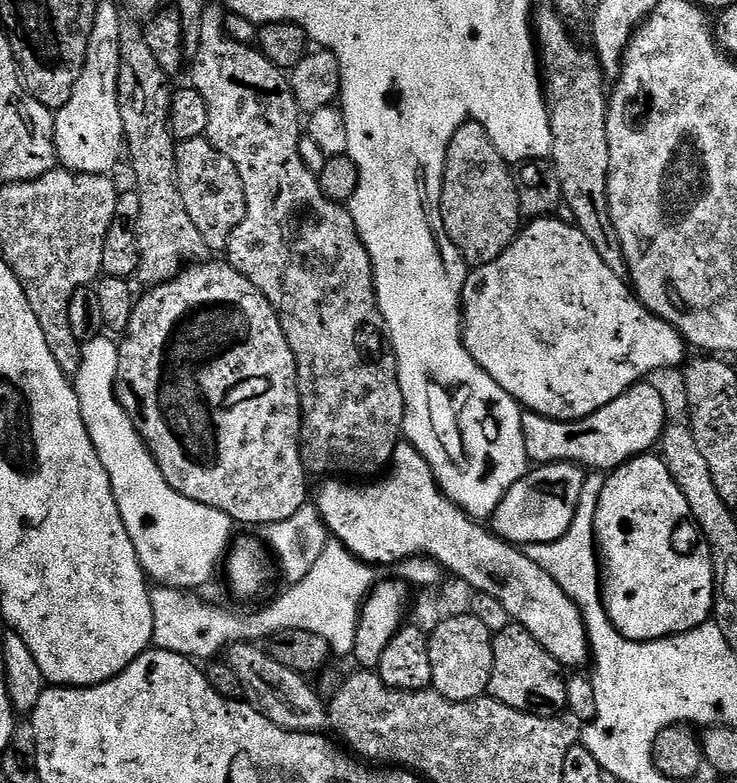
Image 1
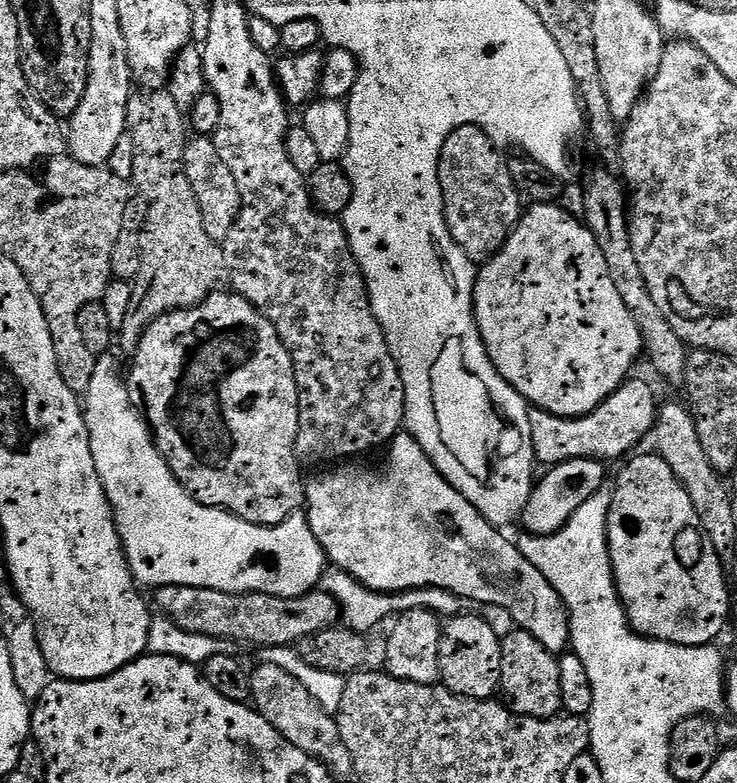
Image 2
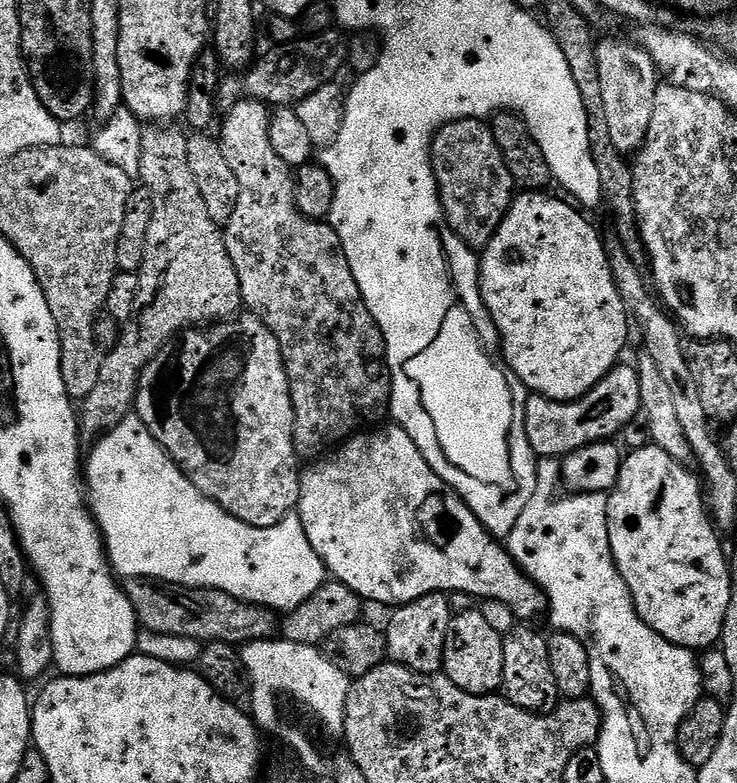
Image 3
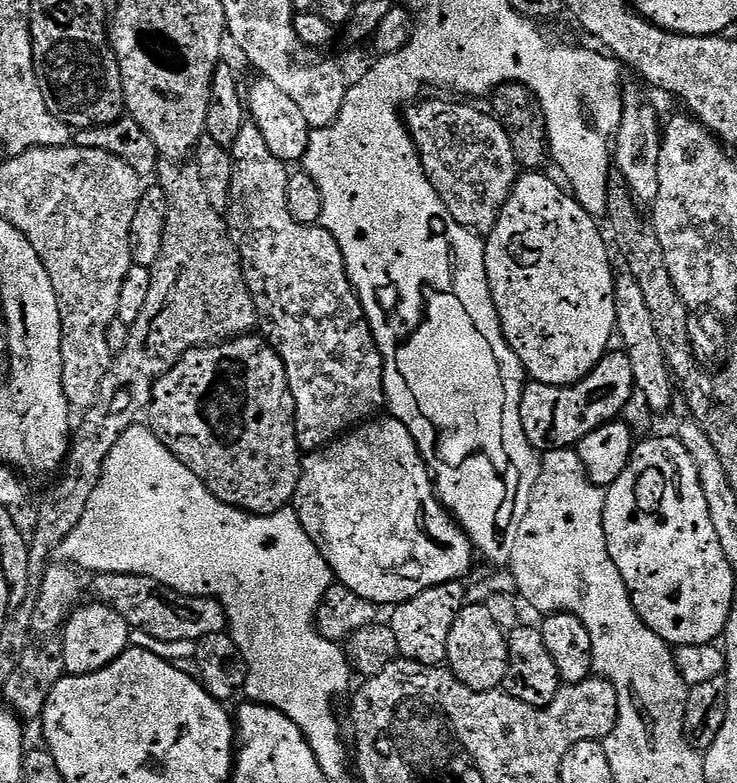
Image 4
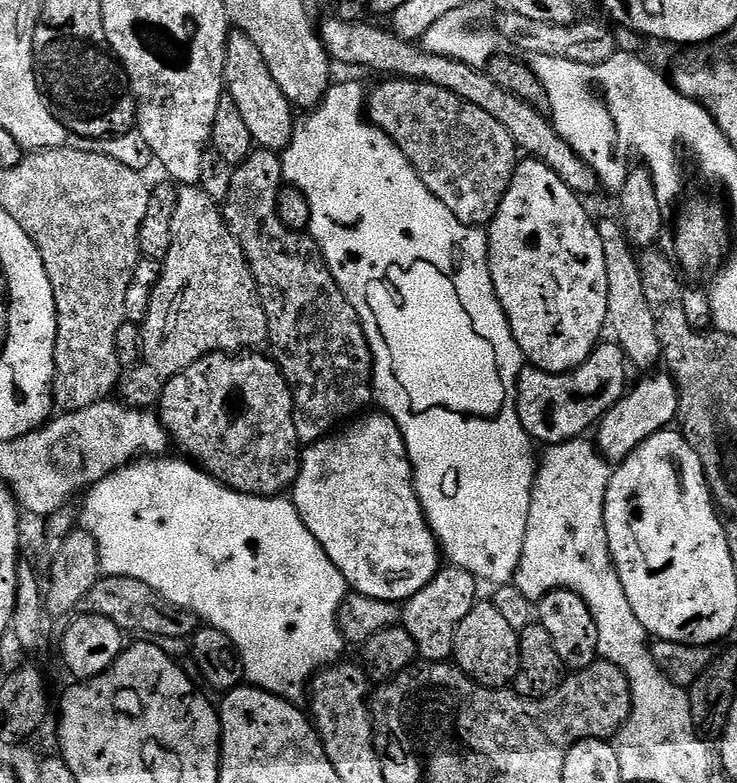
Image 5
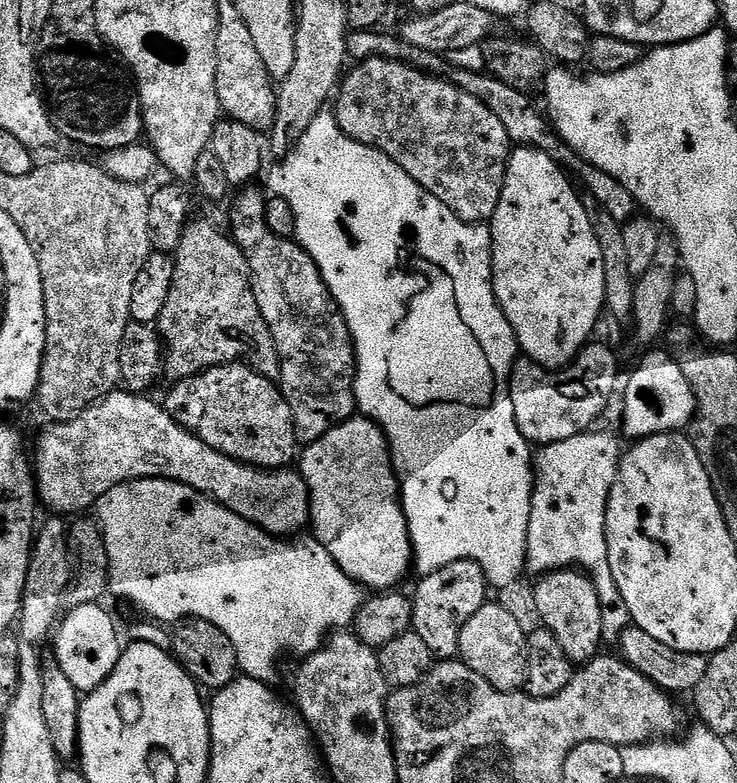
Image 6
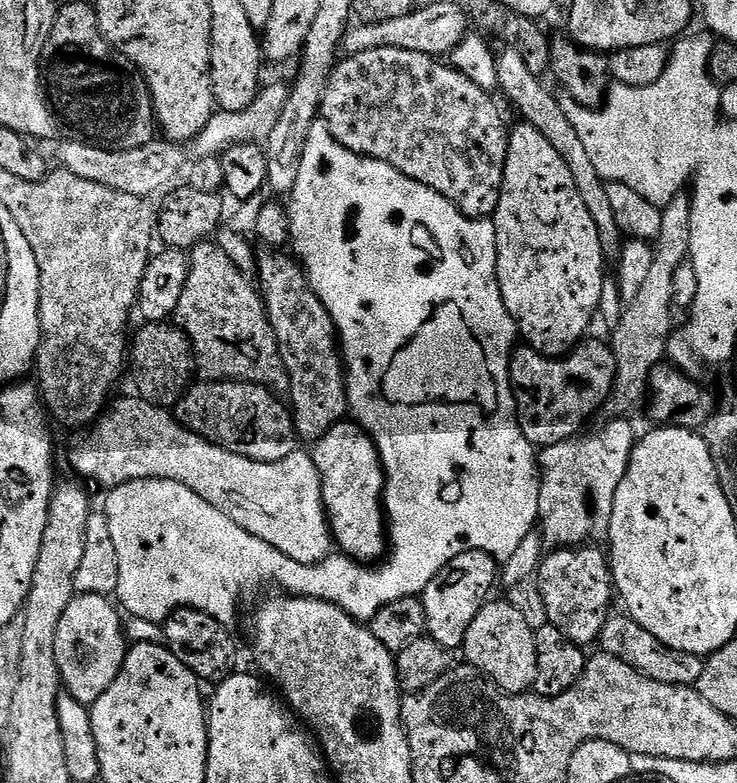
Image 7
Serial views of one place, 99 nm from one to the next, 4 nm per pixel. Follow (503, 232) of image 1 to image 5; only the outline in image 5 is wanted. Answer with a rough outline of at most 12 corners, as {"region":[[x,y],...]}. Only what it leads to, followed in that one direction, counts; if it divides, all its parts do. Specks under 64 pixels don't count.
{"region":[[388,78],[366,116],[458,218],[487,226],[518,149],[490,114]]}

